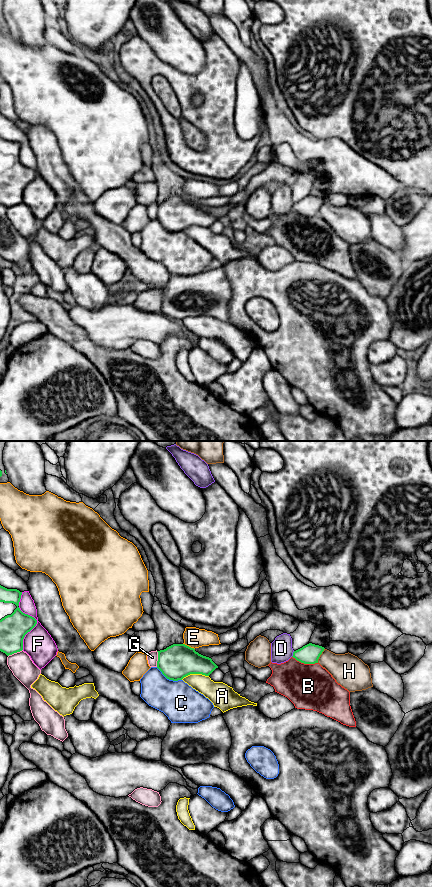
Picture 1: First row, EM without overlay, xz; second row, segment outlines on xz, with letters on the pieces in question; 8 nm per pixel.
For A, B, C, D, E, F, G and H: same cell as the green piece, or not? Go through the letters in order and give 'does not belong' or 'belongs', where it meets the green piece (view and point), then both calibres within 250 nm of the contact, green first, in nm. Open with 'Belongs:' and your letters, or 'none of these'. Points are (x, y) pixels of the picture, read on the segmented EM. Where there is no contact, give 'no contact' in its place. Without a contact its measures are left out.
Belongs: C
A: does not belong; contact xz (194, 673); calibres 280 and 180 nm
B: does not belong; contact xz (305, 663); calibres 160 and 360 nm
C: belongs; contact xz (169, 679); calibres 280 and 300 nm
D: does not belong; contact xz (293, 654); calibres 160 and 180 nm
E: does not belong; contact xz (188, 646); calibres 280 and 160 nm
F: does not belong; contact xz (34, 626); calibres 220 and 240 nm
G: does not belong; contact xz (158, 659); calibres 280 and 90 nm
H: does not belong; contact xz (320, 654); calibres 160 and 260 nm

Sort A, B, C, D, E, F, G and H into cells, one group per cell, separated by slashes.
A / B / C / D H / E / F / G

